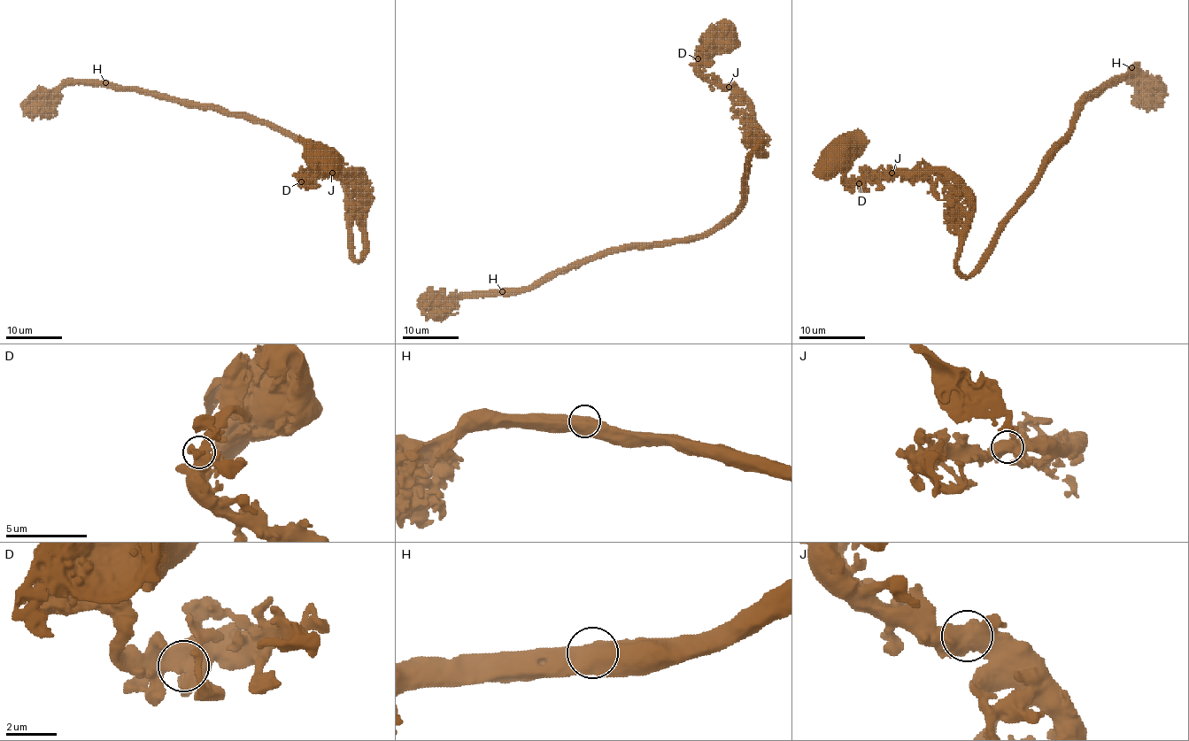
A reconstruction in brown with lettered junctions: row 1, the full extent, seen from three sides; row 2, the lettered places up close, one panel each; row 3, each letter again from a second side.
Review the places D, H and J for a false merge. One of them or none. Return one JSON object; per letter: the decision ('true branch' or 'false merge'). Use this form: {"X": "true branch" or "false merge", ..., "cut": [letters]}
{"D": "true branch", "H": "true branch", "J": "true branch", "cut": []}

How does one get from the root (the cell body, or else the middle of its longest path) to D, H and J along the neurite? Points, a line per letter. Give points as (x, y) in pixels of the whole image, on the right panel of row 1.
D: (839, 157), (845, 162), (841, 162), (843, 178), (856, 180), (859, 183)
H: (839, 157), (845, 180), (936, 172), (955, 212), (957, 268), (967, 276), (1069, 137), (1077, 111), (1131, 67)
J: (839, 157), (845, 162), (841, 162), (845, 180), (872, 180), (879, 175), (892, 173)

